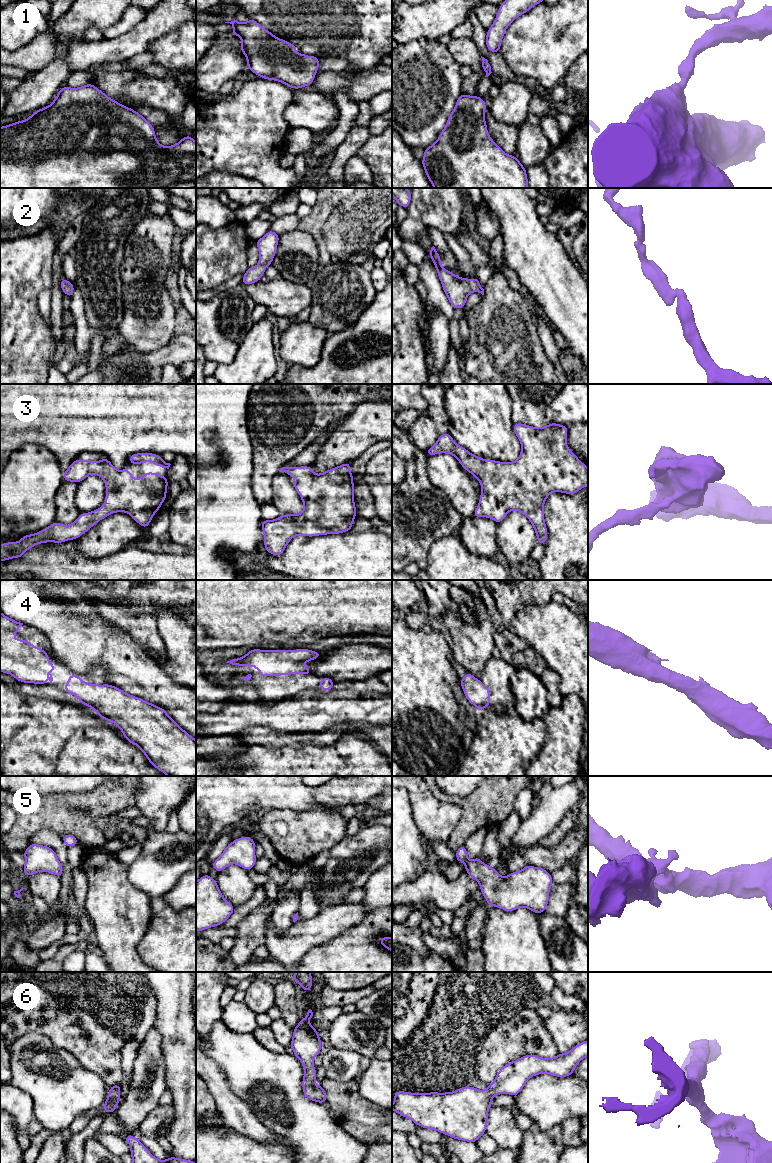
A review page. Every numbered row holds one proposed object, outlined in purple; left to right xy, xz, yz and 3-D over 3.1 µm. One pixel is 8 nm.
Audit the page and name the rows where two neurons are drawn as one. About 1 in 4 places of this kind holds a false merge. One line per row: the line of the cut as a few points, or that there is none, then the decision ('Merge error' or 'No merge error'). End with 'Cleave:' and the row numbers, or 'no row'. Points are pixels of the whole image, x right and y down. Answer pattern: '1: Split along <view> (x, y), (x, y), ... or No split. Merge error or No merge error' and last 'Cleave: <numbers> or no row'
1: No split. No merge error
2: No split. No merge error
3: No split. No merge error
4: No split. No merge error
5: No split. No merge error
6: No split. No merge error
Cleave: no row

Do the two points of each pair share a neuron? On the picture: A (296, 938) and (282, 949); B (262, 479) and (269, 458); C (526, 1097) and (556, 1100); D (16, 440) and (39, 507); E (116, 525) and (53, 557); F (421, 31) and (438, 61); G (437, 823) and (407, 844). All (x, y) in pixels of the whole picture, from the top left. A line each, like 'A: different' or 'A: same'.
A: same
B: same
C: same
D: different
E: different
F: different
G: different

